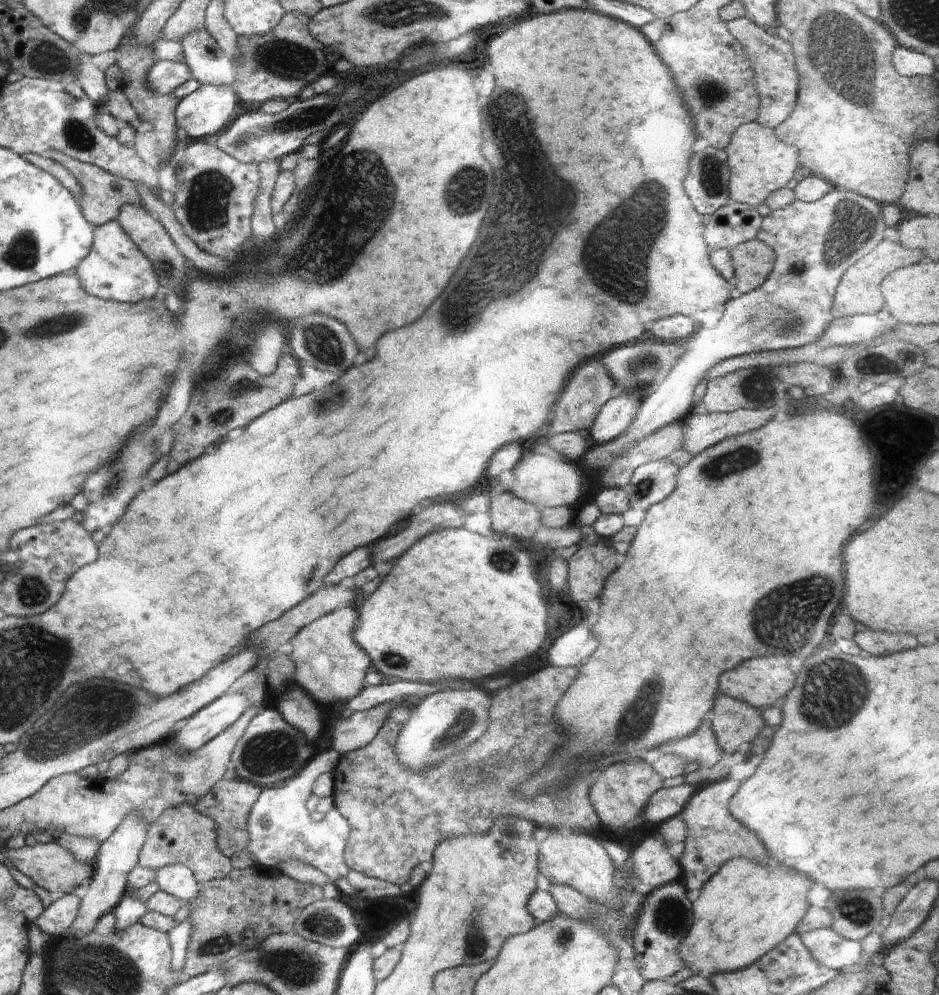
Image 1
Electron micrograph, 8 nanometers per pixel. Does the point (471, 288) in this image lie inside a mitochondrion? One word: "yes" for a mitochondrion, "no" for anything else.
yes

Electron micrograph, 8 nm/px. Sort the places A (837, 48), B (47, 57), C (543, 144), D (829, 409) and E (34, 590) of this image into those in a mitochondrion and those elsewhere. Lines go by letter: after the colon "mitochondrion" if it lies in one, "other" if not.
A: mitochondrion
B: mitochondrion
C: other
D: other
E: mitochondrion

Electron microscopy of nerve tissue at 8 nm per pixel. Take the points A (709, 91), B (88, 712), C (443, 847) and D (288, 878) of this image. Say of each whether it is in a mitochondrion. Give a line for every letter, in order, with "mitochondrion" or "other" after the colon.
A: mitochondrion
B: mitochondrion
C: other
D: other

